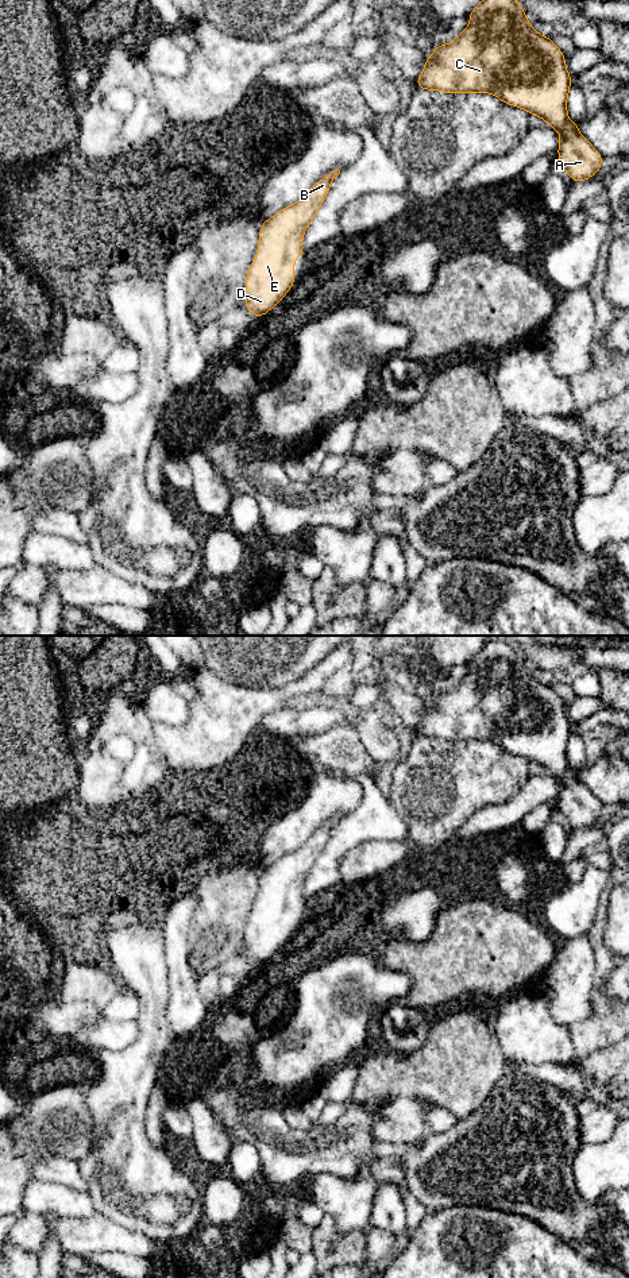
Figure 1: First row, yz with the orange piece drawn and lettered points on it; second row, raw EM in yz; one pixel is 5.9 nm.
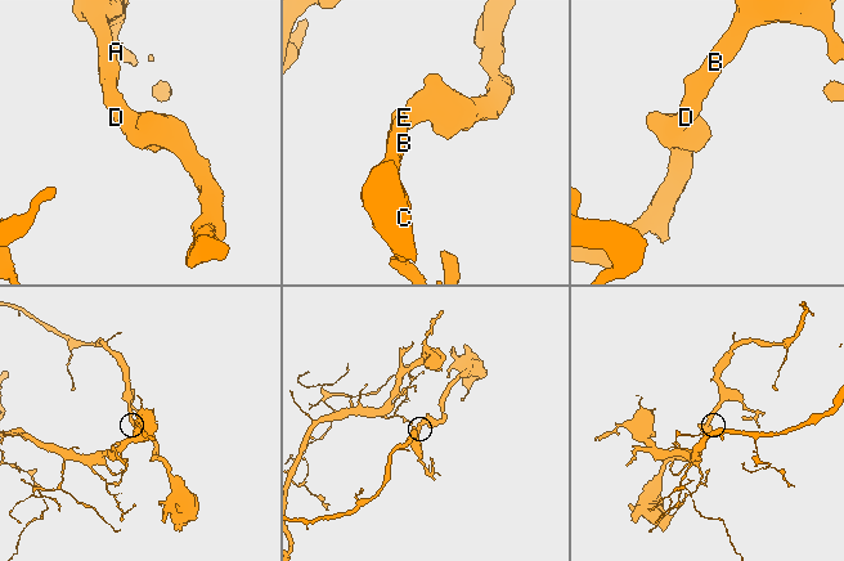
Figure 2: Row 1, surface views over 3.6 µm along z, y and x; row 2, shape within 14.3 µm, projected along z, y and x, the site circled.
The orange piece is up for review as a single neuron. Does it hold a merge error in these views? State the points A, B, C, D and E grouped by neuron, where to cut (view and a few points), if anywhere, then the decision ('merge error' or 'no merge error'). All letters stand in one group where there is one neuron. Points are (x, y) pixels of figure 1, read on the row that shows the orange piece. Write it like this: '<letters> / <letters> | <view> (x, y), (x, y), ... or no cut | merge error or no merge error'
A B C D E | no cut | no merge error

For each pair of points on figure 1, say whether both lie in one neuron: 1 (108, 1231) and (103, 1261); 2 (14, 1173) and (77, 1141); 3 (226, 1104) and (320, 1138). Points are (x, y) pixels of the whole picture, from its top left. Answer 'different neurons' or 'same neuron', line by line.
1: different neurons
2: same neuron
3: same neuron

